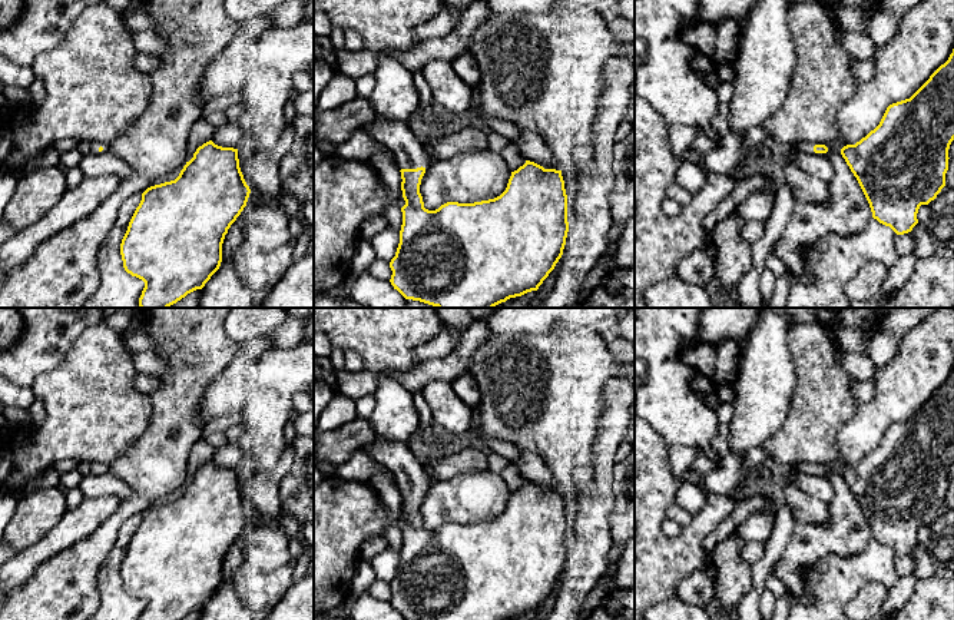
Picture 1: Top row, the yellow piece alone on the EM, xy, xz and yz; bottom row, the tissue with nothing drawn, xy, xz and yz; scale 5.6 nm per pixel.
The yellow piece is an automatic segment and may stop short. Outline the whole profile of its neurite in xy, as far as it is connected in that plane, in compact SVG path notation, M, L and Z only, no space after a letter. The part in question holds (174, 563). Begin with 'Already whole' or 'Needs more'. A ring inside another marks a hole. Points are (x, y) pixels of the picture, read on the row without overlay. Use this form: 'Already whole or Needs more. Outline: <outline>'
Already whole. Outline: M212 461L196 470L175 501L148 508L120 564L125 591L145 603L139 620L182 620L202 610L221 587L225 556L249 514L238 470Z

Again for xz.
Needs more. Outline: M375 440L361 450L394 474L401 493L405 525L400 564L390 583L394 610L405 620L510 620L539 610L562 578L569 553L562 491L526 481L511 493L500 517L474 524L447 523L428 531L420 505L431 483L411 447L403 441Z

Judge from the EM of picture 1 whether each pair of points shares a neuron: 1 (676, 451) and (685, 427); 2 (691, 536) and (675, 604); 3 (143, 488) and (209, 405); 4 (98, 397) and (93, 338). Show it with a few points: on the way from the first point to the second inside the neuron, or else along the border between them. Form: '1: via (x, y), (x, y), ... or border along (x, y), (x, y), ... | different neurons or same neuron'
1: border along (671, 443), (691, 446), (698, 453) | different neurons
2: border along (675, 594), (655, 604) | different neurons
3: border along (208, 385), (198, 407), (198, 418), (201, 421) | different neurons
4: via (98, 383), (98, 352) | same neuron

